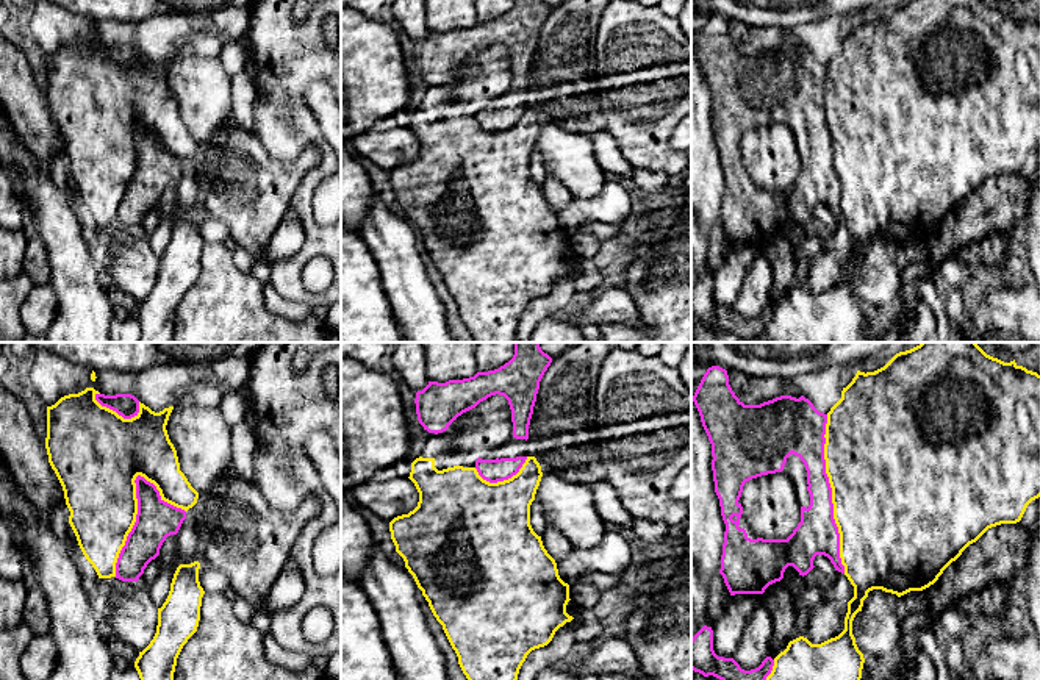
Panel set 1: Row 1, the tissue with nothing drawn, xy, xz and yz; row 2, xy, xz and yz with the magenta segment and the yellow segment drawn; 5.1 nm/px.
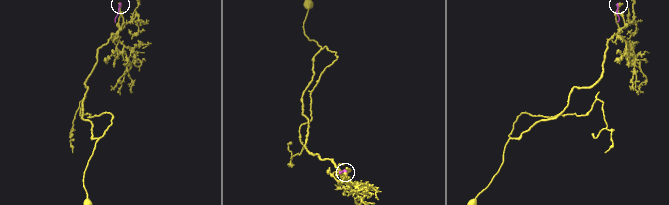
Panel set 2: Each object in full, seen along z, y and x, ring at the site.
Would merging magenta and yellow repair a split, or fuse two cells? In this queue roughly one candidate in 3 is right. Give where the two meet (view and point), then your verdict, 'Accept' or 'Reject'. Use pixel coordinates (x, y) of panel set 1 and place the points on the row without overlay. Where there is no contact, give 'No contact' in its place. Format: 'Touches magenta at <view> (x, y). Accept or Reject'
Touches magenta at yz (831, 144). Reject

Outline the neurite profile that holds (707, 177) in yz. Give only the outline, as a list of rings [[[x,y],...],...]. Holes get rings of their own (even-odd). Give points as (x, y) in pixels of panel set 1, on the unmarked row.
[[[691,47],[691,289],[704,275],[713,275],[708,238],[721,219],[726,181],[712,109],[712,94]]]

